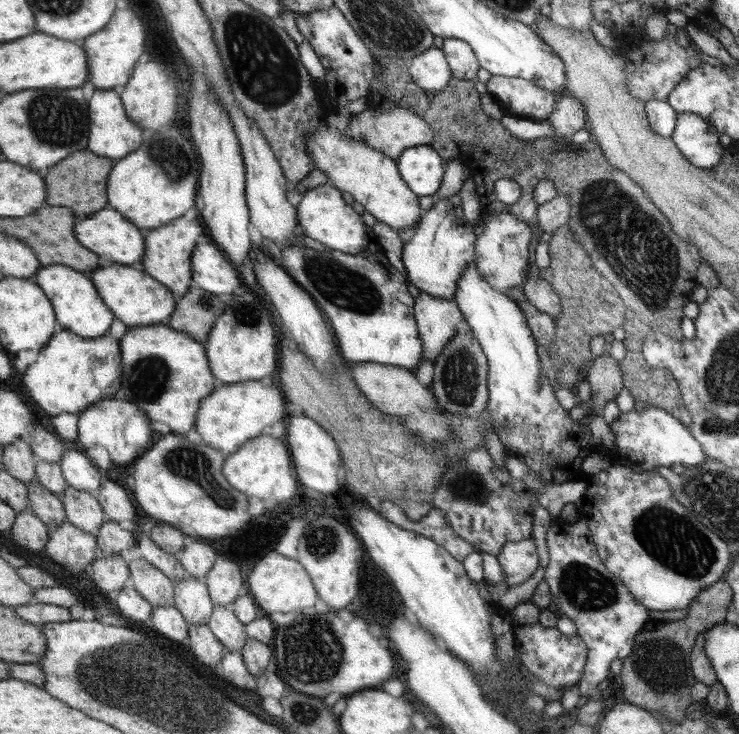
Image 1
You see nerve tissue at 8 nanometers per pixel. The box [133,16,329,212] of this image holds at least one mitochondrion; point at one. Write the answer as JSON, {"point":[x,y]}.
{"point":[171,161]}

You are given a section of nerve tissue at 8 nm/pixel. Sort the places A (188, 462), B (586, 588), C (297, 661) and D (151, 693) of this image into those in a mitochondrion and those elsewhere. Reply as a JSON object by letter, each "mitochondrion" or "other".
{"A":"mitochondrion","B":"mitochondrion","C":"mitochondrion","D":"mitochondrion"}

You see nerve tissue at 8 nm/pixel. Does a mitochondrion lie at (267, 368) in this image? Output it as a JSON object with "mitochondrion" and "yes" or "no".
{"mitochondrion":"no"}

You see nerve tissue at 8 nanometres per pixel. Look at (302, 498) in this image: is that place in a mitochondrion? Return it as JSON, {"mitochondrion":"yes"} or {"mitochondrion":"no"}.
{"mitochondrion":"no"}

